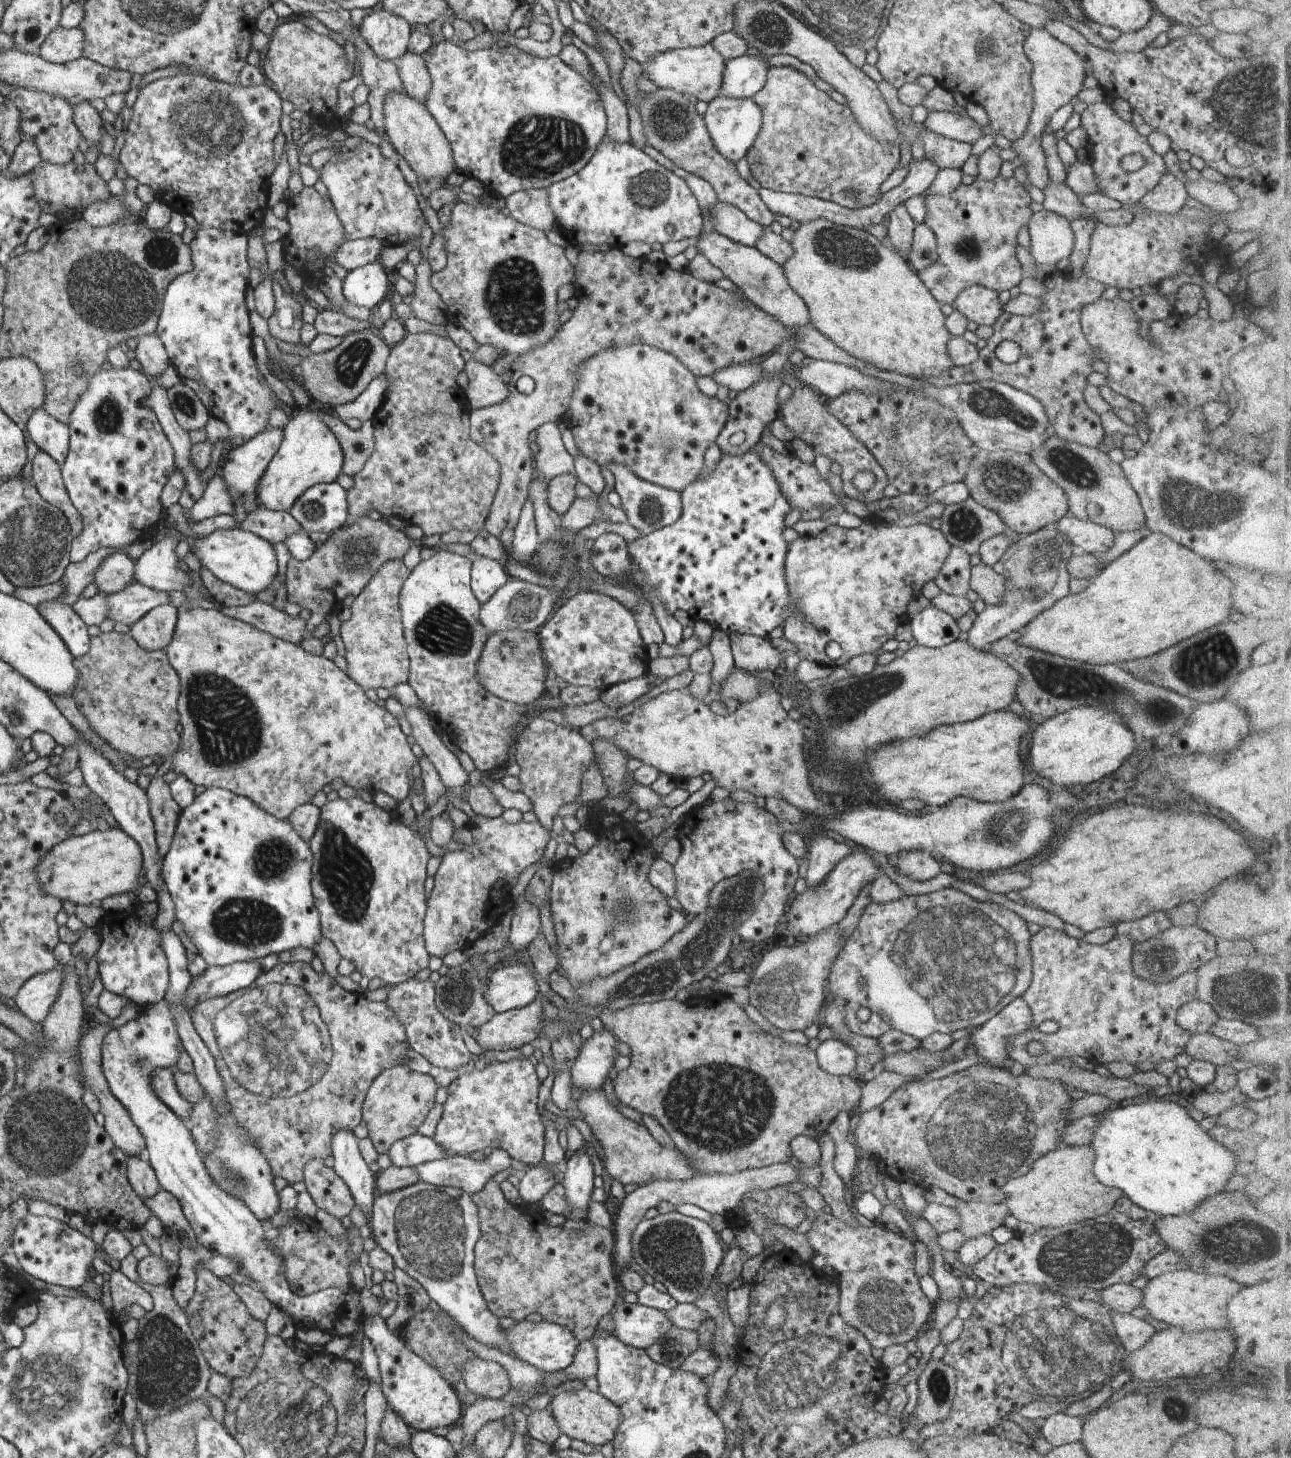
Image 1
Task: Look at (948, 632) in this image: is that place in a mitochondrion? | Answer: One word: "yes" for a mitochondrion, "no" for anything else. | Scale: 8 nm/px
no

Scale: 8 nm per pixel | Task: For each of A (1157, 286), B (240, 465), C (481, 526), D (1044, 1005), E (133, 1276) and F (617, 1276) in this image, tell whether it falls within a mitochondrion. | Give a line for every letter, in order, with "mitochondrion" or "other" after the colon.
A: other
B: other
C: other
D: other
E: other
F: other

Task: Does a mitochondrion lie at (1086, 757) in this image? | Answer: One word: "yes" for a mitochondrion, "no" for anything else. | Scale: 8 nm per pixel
no

